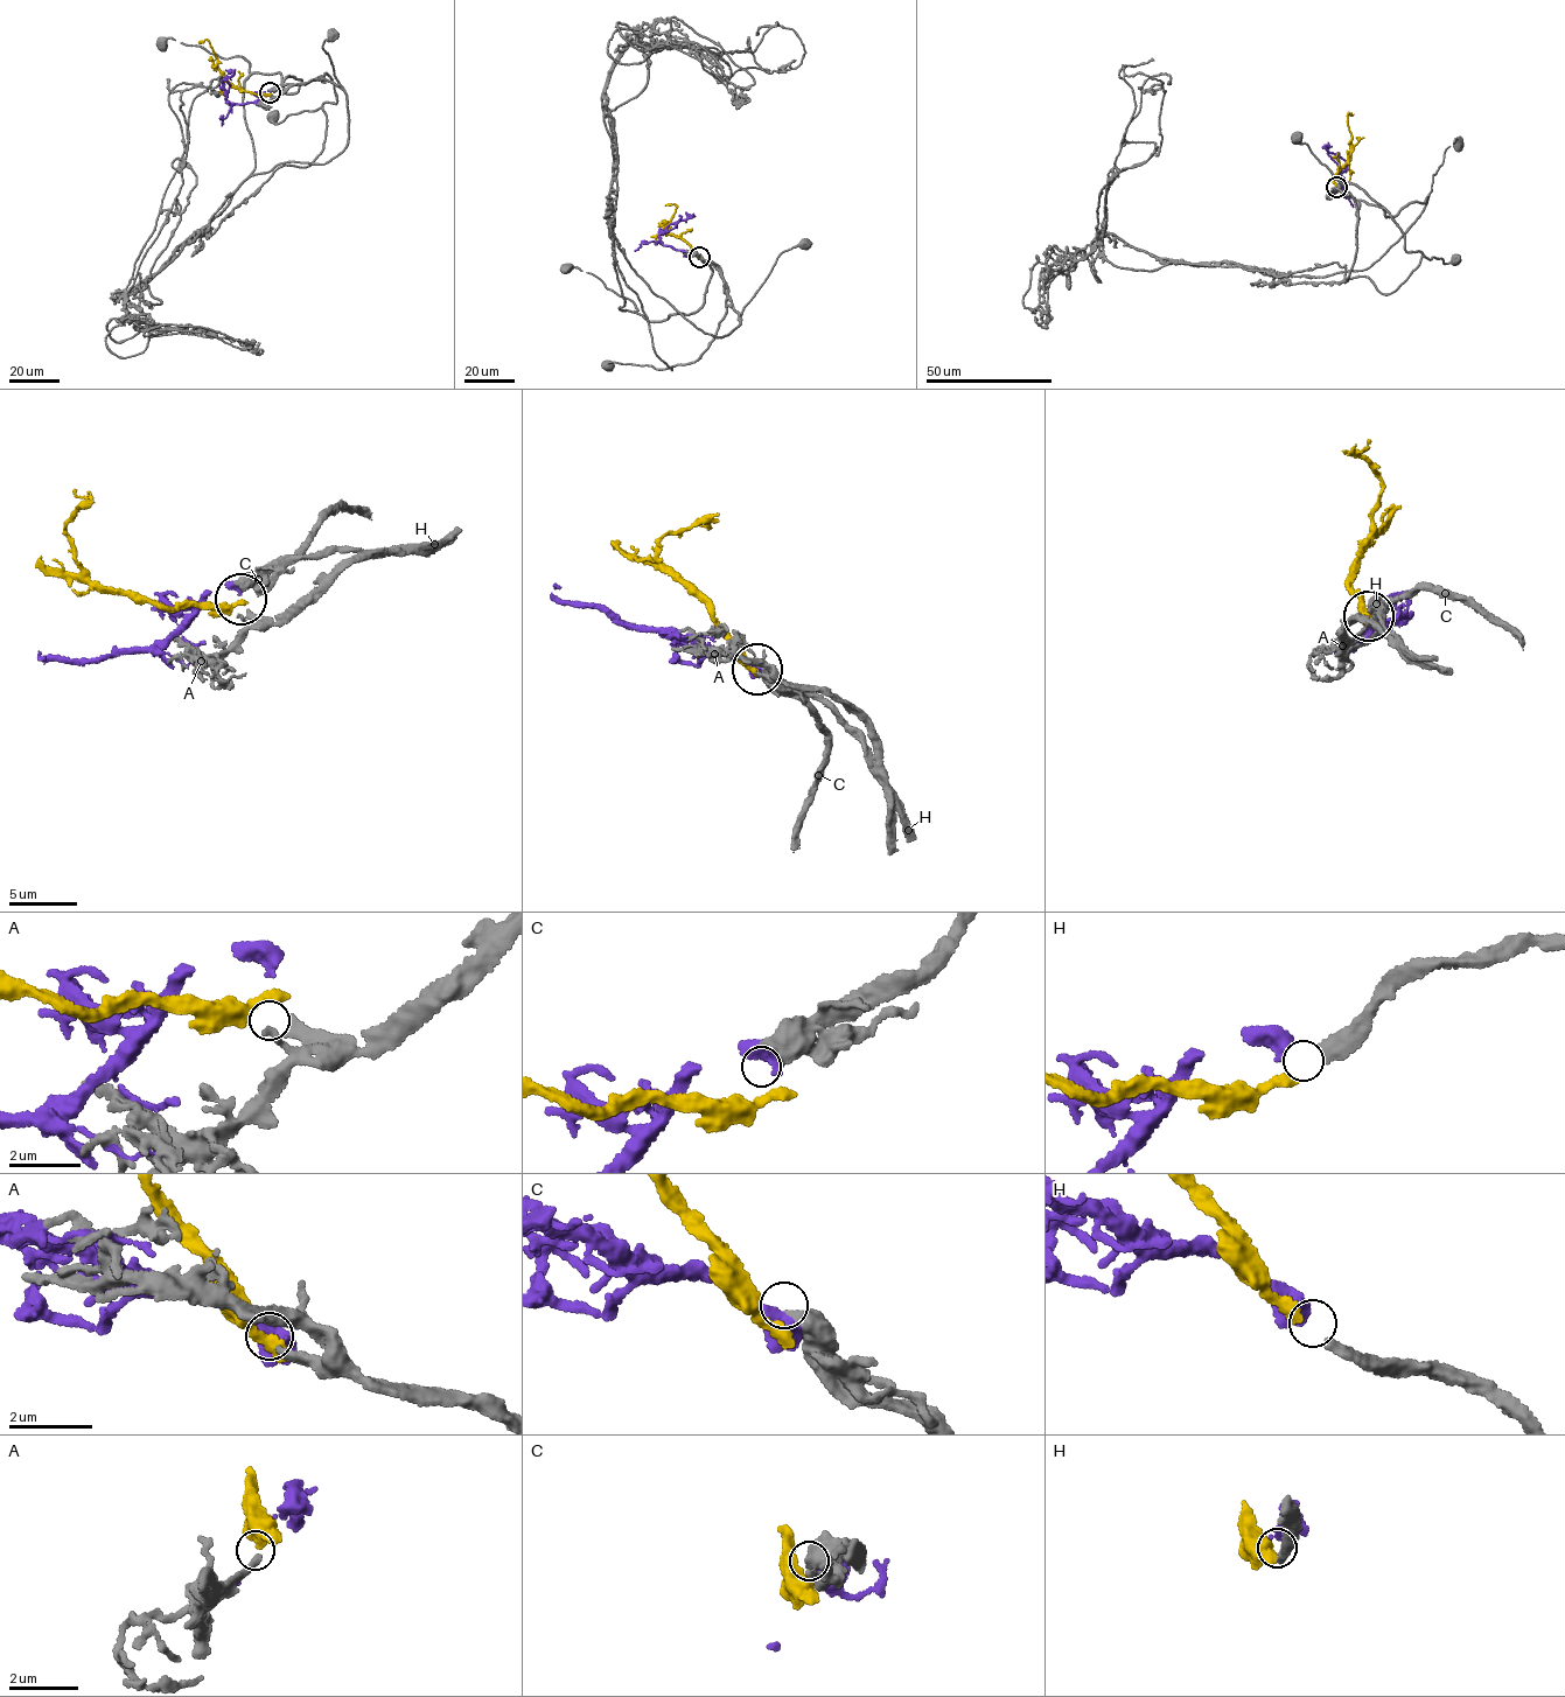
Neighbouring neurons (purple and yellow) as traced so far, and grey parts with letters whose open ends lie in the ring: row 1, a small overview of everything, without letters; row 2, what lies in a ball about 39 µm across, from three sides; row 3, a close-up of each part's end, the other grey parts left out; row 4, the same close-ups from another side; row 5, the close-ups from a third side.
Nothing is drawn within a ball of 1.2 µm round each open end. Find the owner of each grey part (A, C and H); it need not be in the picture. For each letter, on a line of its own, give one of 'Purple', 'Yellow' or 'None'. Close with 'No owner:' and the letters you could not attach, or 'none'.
A: None
C: None
H: Yellow
No owner: A, C

